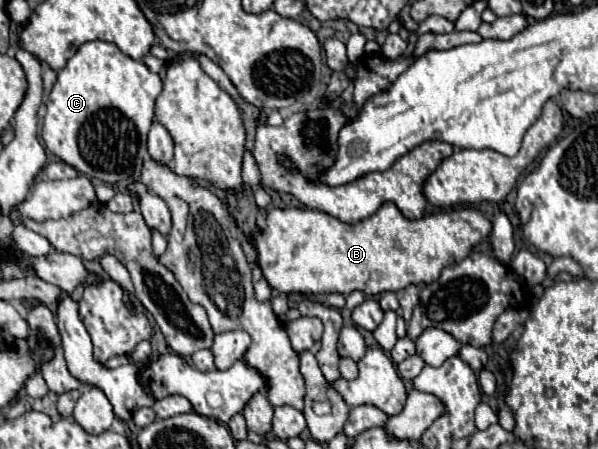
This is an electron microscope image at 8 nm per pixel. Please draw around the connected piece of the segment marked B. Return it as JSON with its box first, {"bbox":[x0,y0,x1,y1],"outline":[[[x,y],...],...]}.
{"bbox":[248,202,490,296],"outline":[[[384,202],[372,216],[356,224],[344,224],[326,212],[310,208],[270,208],[266,212],[264,230],[256,230],[248,236],[252,248],[258,256],[258,266],[270,284],[270,288],[280,294],[350,294],[354,290],[364,292],[366,296],[378,296],[382,292],[396,292],[408,284],[430,284],[440,276],[442,268],[468,256],[470,248],[484,240],[490,232],[490,222],[474,208],[444,210],[426,214],[418,220],[408,220],[392,204]]]}

